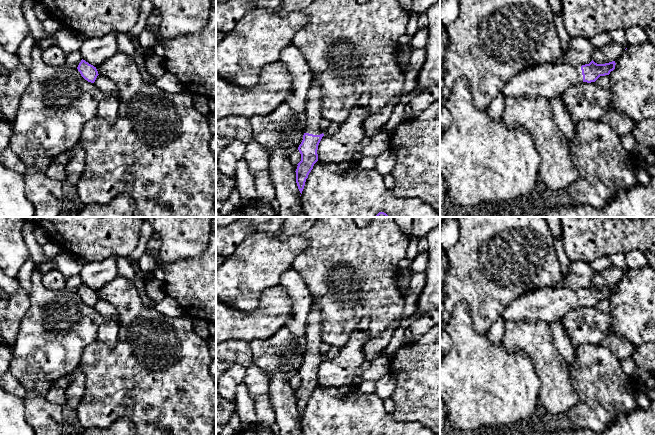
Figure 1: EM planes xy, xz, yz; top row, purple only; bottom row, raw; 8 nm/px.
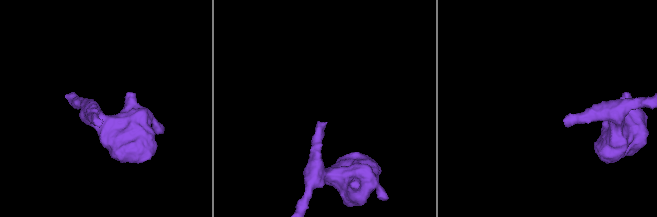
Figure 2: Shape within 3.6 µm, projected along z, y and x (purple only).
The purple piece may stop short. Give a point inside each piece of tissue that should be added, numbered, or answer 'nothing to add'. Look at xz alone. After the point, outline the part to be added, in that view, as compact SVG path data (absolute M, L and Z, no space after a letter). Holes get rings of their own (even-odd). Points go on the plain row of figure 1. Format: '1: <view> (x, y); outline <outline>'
1: xz (313, 330); outline M313 299L311 310L307 318L305 357L320 359L323 357L320 351L321 338L321 306L318 299Z

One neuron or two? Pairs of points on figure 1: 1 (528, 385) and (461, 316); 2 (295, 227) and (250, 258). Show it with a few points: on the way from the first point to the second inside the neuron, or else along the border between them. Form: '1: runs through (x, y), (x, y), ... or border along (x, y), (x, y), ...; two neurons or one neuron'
1: runs through (508, 376), (468, 336); one neuron
2: border along (301, 234), (284, 238), (279, 238), (276, 235); two neurons

